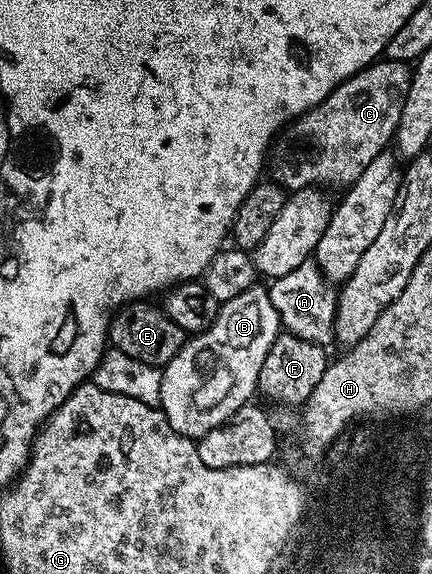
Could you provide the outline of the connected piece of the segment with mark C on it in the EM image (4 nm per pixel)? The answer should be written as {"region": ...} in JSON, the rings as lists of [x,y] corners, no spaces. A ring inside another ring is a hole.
{"region":[[[379,59],[337,85],[320,104],[294,118],[274,138],[268,154],[269,180],[278,182],[287,191],[327,187],[326,185],[353,185],[356,179],[360,179],[360,175],[364,175],[368,163],[372,163],[376,155],[387,152],[388,146],[393,142],[400,123],[400,111],[404,111],[411,72],[411,66],[405,61]]]}

